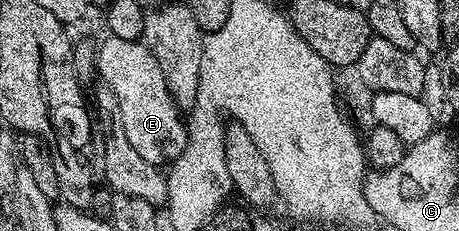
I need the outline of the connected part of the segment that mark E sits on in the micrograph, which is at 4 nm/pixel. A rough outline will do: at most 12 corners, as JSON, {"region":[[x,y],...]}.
{"region":[[114,36],[95,72],[127,142],[165,166],[189,129],[144,43]]}

